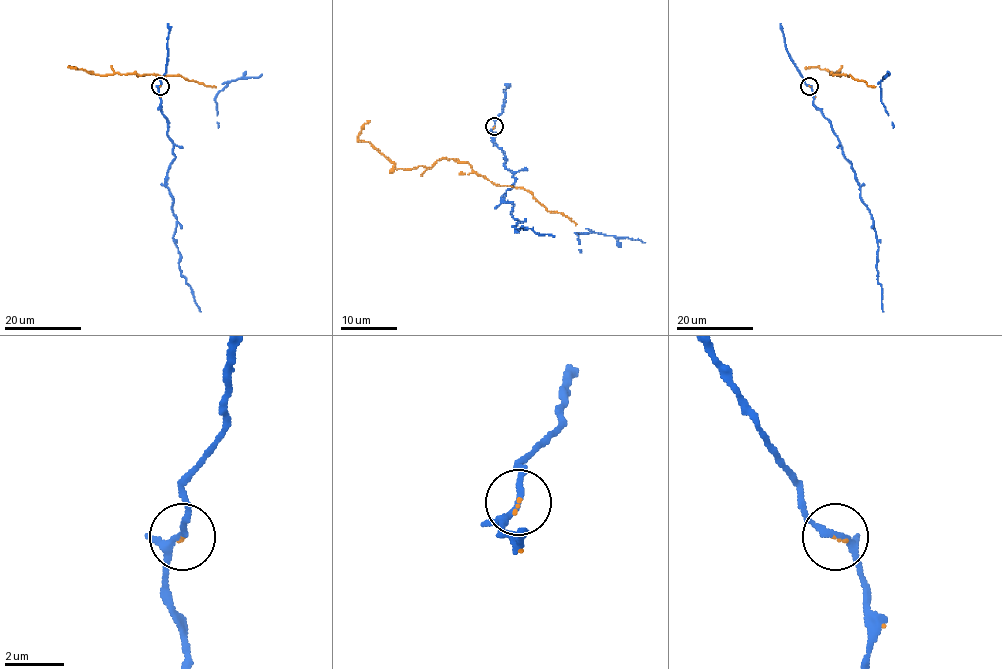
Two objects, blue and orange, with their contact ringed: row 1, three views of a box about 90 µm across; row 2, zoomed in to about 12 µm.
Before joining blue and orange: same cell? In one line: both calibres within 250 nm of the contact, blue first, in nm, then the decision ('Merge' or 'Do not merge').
Thickness 170 nm (blue) against 60 nm. Merge

